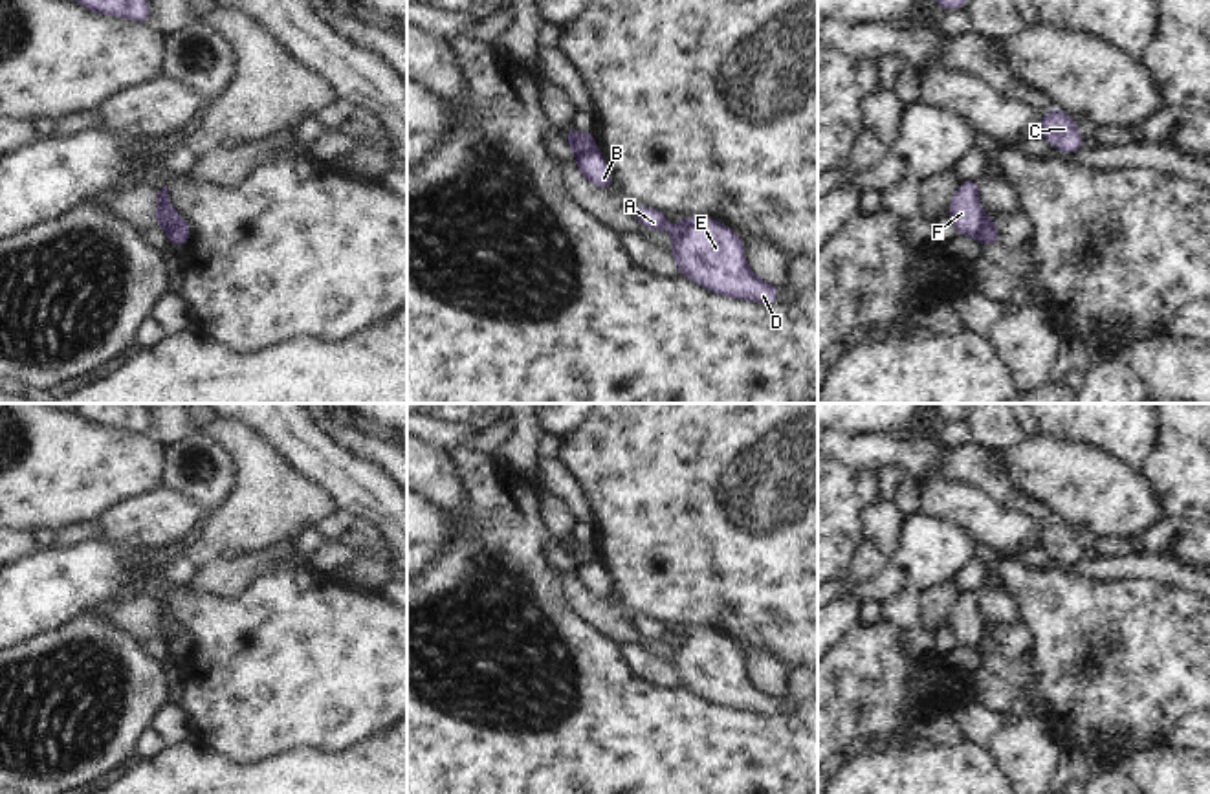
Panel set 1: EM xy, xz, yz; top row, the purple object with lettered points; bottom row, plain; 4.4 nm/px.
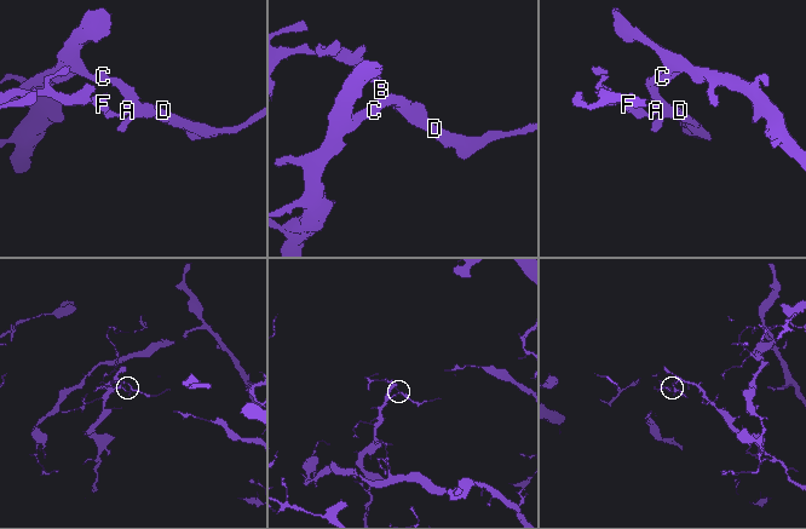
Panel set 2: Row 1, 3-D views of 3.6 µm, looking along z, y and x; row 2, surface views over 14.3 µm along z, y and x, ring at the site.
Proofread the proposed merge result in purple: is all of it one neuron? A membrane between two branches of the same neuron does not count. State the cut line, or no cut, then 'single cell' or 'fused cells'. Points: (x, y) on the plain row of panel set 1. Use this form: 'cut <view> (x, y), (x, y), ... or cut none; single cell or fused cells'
cut yz (985, 628), (974, 648); fused cells

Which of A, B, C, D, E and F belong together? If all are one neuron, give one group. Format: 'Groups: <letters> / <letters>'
Groups: A B C D E / F.

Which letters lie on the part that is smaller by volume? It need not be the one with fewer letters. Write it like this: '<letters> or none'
F

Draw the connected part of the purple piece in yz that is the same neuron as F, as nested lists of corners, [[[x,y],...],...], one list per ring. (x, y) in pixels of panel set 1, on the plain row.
[[[979,590],[961,592],[946,623],[952,627],[957,638],[957,647],[975,649],[984,631],[984,623],[979,616]]]

